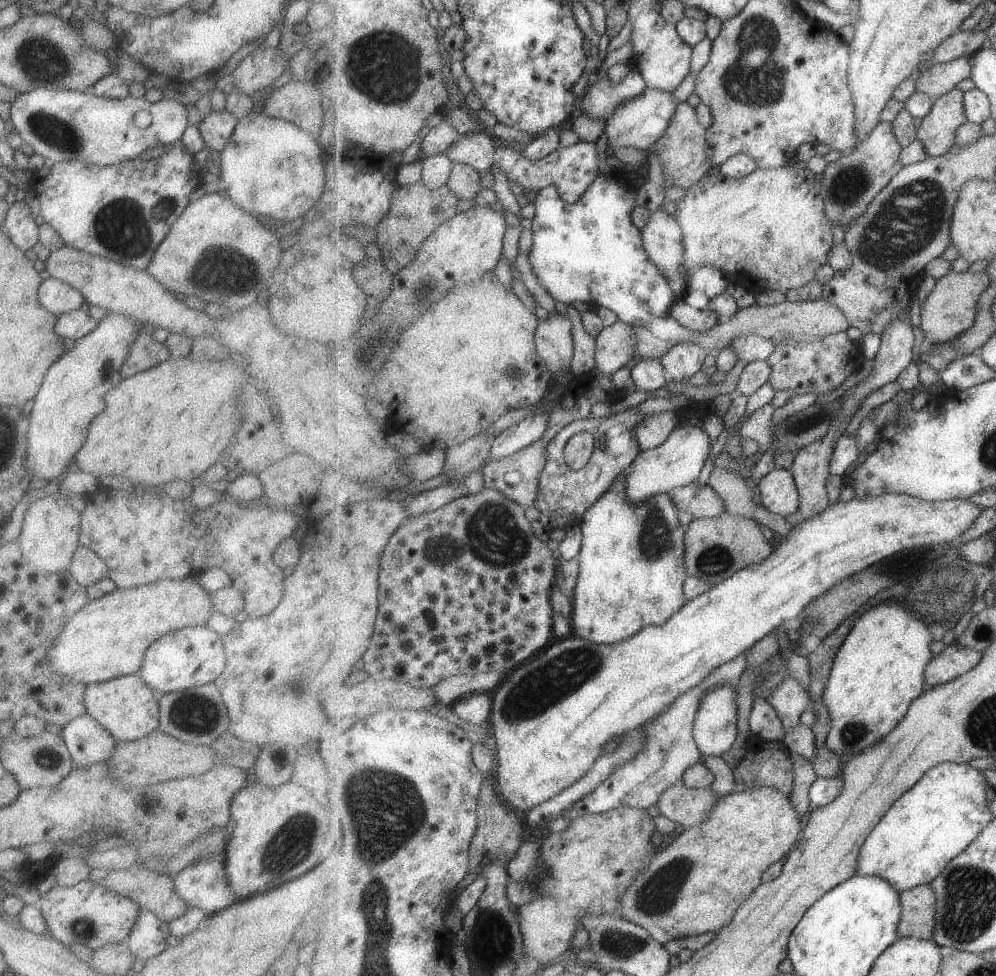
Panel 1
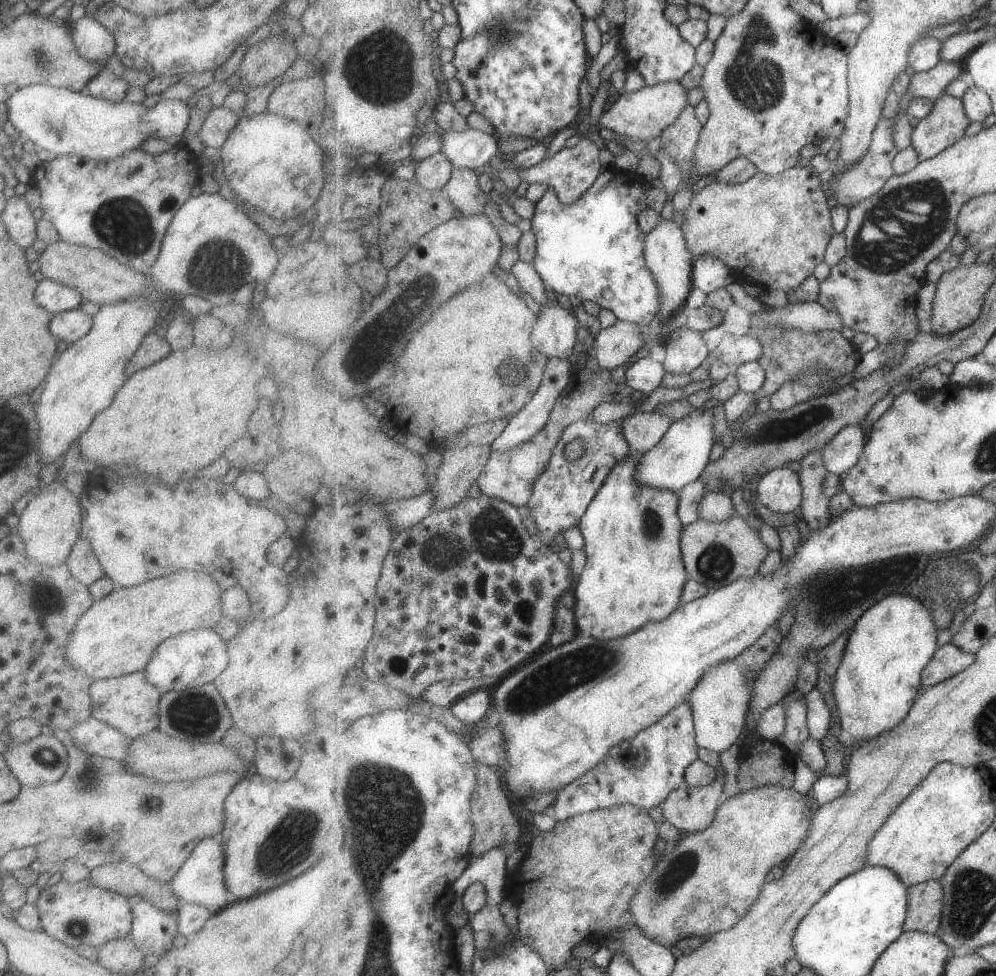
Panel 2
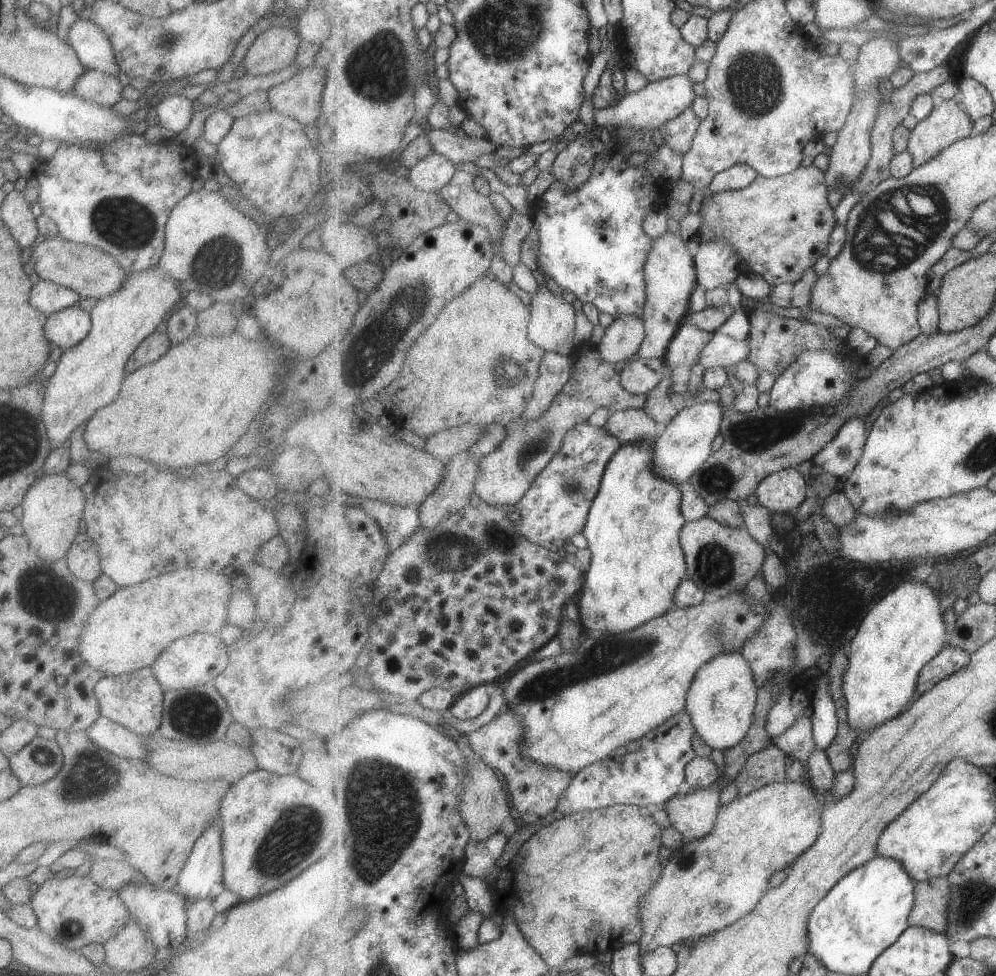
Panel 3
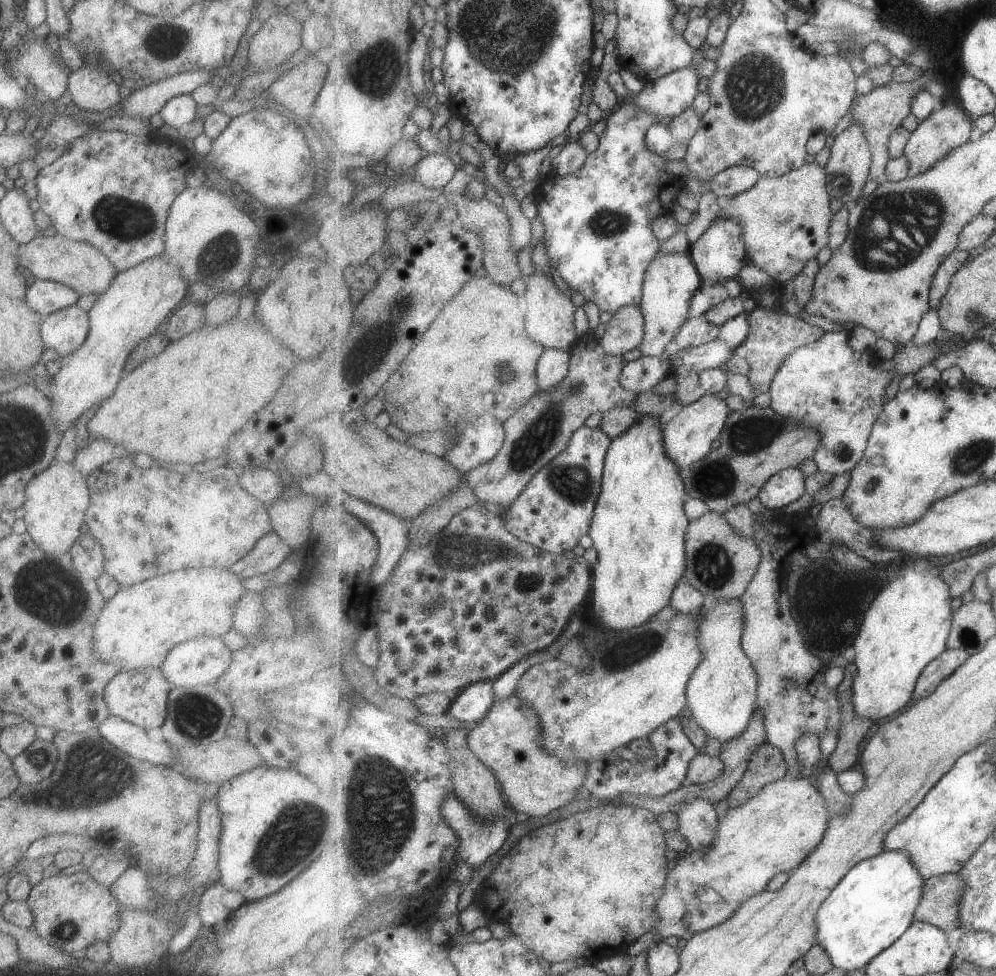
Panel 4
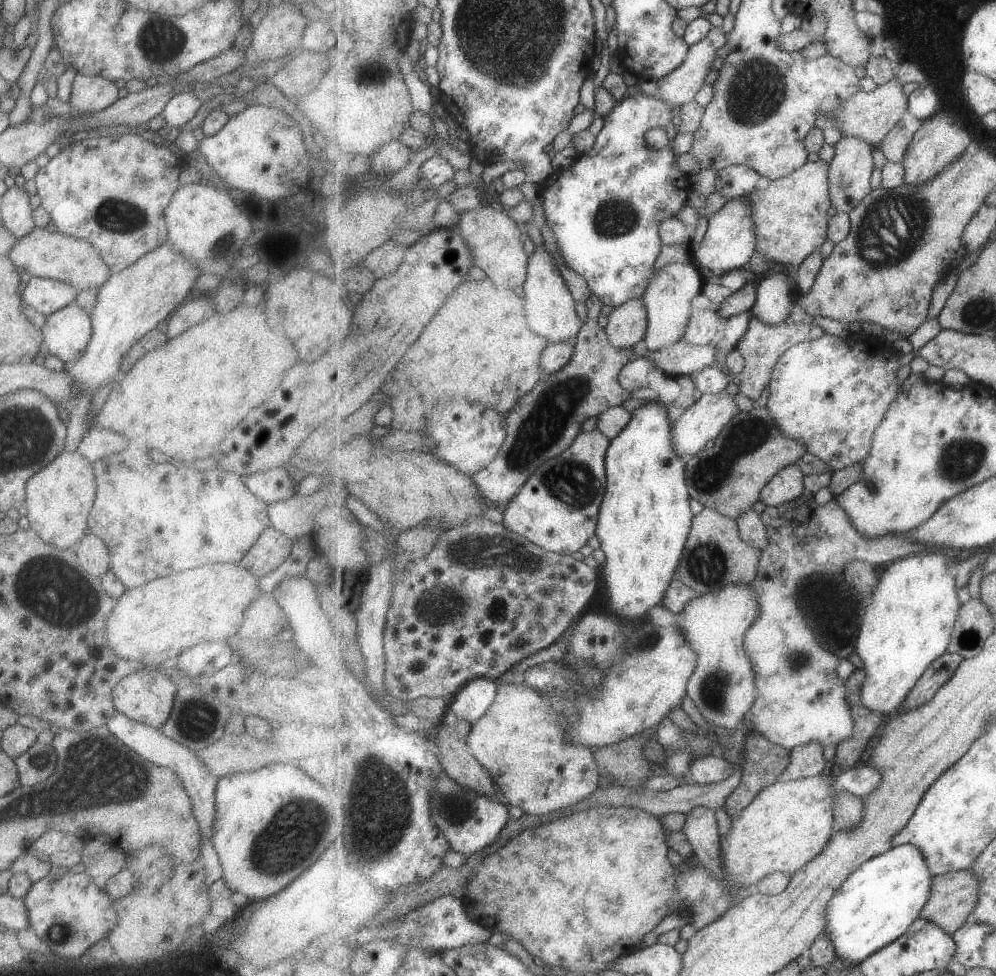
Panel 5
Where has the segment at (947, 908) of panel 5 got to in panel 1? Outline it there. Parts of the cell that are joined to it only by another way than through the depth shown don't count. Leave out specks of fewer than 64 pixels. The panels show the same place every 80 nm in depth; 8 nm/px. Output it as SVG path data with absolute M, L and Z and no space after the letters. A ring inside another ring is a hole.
M929 883L901 893L903 914L898 935L933 939L936 933L937 895Z

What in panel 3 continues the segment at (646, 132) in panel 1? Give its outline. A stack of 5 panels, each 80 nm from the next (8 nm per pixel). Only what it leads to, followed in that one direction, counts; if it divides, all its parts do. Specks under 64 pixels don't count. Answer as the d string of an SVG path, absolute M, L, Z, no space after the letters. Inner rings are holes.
M687 74L665 78L657 82L649 83L641 91L631 91L625 97L620 97L619 102L607 109L594 111L596 128L604 127L607 130L629 126L629 128L645 128L656 135L661 126L678 118L696 100L693 82Z

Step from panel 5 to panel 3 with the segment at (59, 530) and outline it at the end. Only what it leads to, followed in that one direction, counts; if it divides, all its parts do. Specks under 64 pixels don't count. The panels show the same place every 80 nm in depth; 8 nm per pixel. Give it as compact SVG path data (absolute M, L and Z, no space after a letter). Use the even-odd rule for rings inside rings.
M65 472L43 476L27 488L20 505L23 516L18 521L23 528L22 535L27 538L29 550L44 560L45 564L66 557L79 532L83 504L83 492L69 480Z

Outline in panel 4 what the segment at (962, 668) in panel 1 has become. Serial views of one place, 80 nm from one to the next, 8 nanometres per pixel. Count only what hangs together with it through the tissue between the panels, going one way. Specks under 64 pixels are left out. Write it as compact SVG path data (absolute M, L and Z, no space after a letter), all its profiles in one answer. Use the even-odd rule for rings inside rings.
M948 649L936 660L933 660L929 666L924 669L924 673L919 678L915 693L913 694L913 703L917 703L923 698L927 698L939 688L941 682L944 682L949 676L952 676L965 665L970 657L965 650Z

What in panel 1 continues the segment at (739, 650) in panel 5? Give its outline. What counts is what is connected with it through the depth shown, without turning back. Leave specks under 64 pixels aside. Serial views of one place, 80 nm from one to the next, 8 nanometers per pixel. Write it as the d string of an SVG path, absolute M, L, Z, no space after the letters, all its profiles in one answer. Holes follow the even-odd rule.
M727 683L718 686L709 691L703 697L701 706L696 714L694 722L694 737L697 741L703 756L715 755L716 757L727 752L735 740L737 740L737 692L735 691L735 683Z

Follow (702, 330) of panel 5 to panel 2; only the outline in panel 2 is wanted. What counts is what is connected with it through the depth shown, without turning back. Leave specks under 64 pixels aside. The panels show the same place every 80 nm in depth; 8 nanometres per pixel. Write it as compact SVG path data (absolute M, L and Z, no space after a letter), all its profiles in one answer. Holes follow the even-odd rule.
M687 329L678 339L666 344L663 364L671 374L689 374L705 361L710 361L711 352L701 331Z

